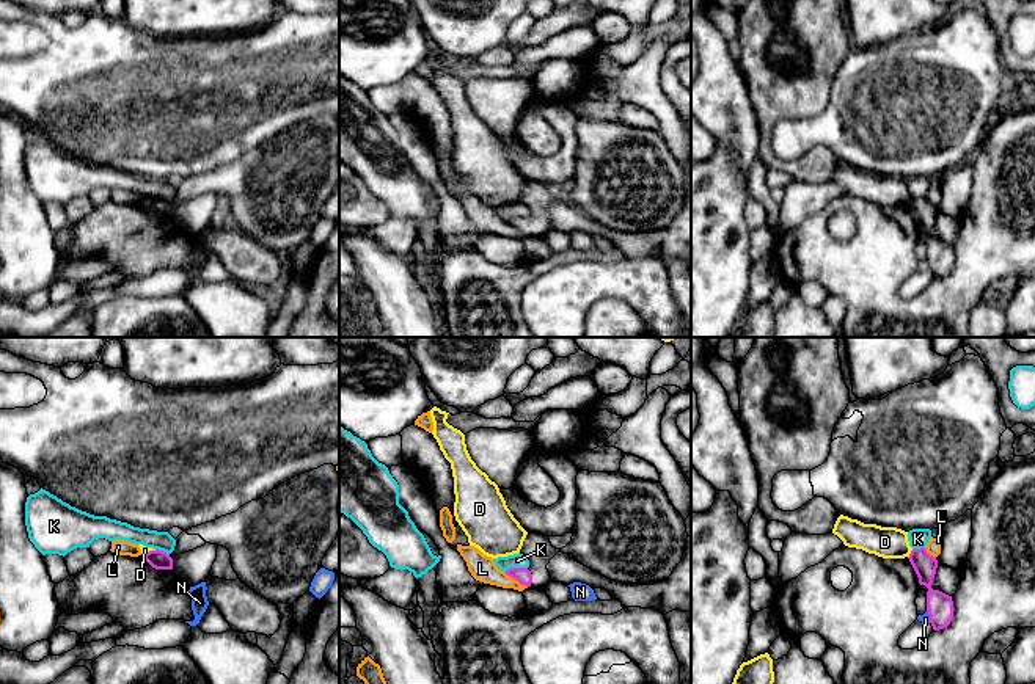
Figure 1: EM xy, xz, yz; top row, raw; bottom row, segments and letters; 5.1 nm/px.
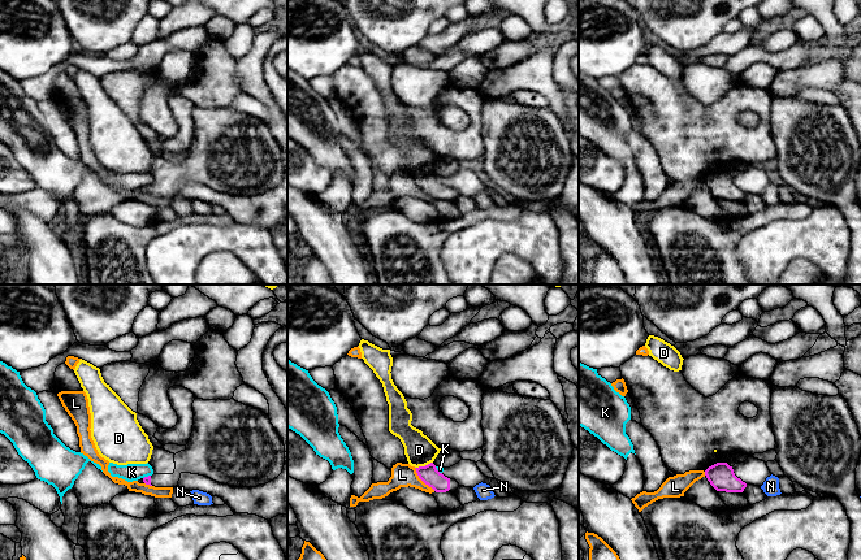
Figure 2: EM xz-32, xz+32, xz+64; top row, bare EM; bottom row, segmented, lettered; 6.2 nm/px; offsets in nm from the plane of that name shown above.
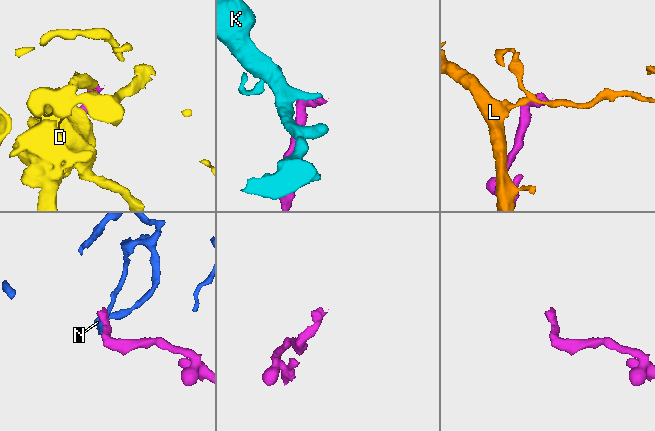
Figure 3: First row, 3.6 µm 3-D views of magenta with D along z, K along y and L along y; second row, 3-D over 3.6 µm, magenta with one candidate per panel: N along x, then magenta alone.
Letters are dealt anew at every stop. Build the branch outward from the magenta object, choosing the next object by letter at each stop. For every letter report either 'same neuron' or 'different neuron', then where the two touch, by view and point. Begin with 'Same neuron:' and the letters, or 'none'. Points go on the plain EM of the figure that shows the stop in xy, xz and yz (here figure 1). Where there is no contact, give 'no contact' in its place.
Same neuron: none
D: different neuron; contact yz (910, 203)
K: different neuron; contact xz (515, 217)
L: different neuron; contact xz (515, 228)
N: different neuron; contact yz (930, 265)

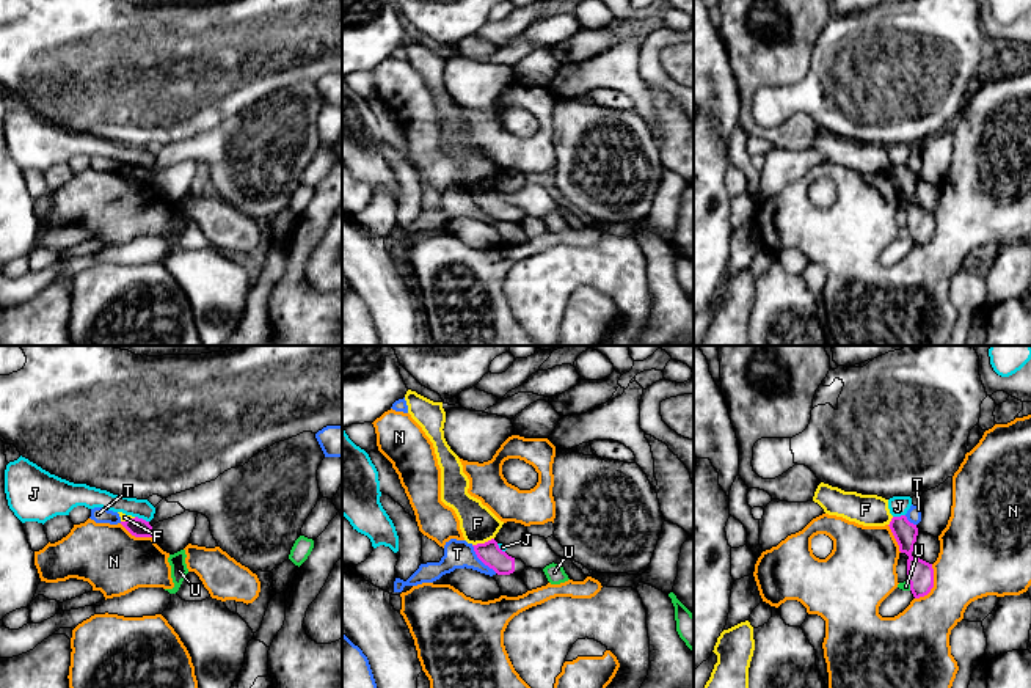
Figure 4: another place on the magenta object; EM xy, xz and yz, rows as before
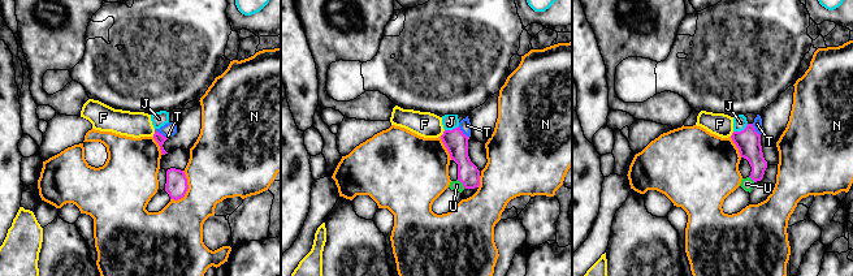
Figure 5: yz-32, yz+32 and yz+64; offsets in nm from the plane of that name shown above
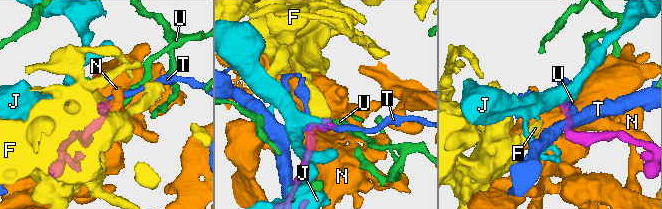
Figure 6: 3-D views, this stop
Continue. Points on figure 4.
Same neuron: none
F: different neuron; contact xz (482, 192)
J: different neuron; contact xy (142, 167)
N: different neuron; contact yz (932, 233)
T: different neuron; contact xz (482, 209)
U: different neuron; contact yz (910, 233)

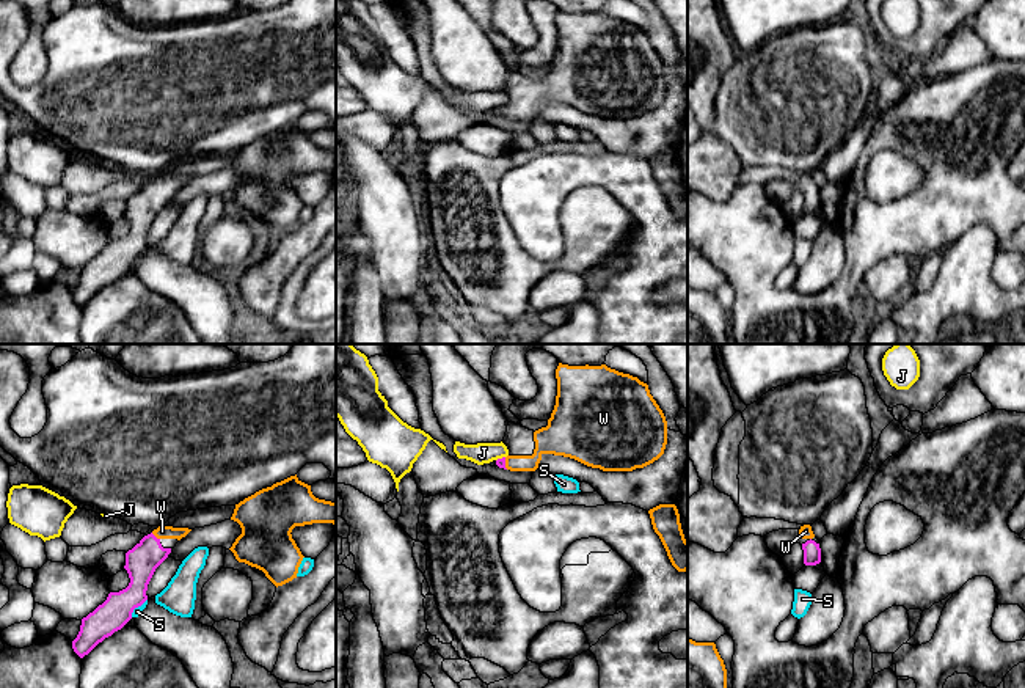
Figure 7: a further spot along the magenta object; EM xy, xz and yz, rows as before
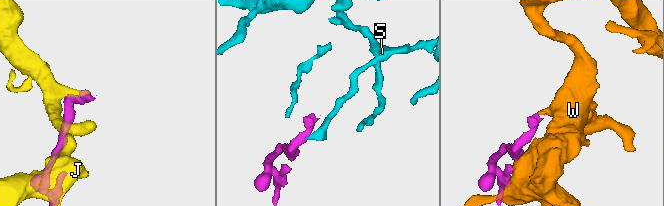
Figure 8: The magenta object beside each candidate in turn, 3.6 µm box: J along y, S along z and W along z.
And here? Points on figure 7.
Same neuron: W
J: different neuron; contact xz (499, 107)
S: different neuron; contact xy (137, 255)
W: same neuron; contact xy (154, 184)

